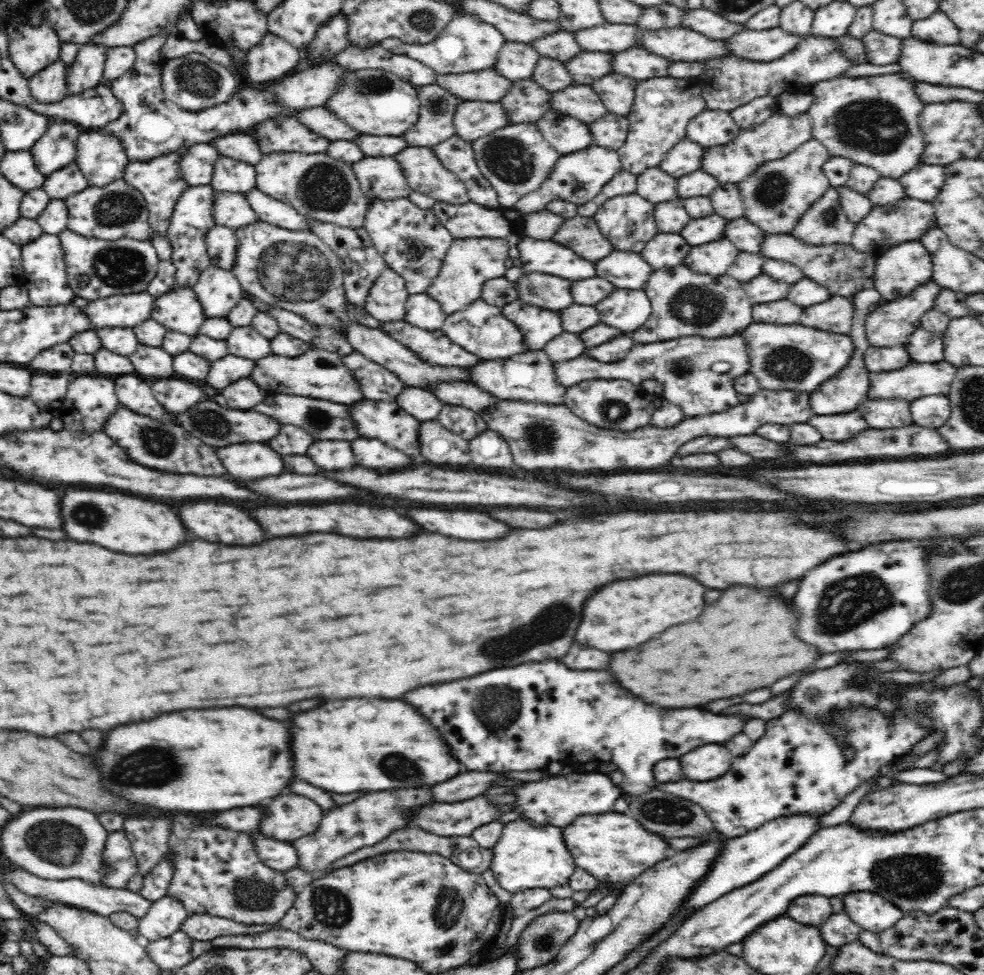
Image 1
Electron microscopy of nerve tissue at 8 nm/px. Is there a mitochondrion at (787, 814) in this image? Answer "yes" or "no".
no

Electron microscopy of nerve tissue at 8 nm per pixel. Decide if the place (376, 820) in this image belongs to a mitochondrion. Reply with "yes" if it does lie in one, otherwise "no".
yes

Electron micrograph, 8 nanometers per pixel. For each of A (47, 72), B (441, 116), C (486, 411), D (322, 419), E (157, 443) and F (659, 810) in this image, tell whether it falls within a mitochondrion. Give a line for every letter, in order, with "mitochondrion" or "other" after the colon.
A: other
B: other
C: other
D: mitochondrion
E: mitochondrion
F: mitochondrion

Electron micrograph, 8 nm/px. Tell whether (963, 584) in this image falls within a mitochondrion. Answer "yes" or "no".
yes

